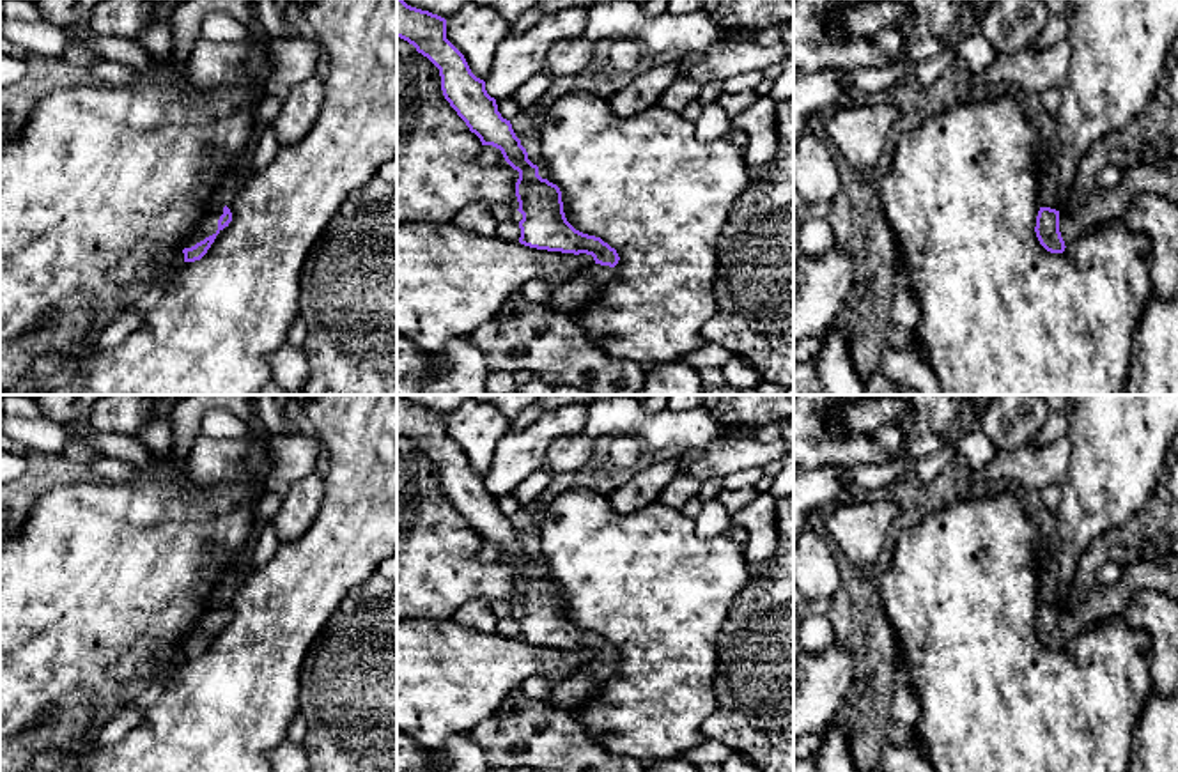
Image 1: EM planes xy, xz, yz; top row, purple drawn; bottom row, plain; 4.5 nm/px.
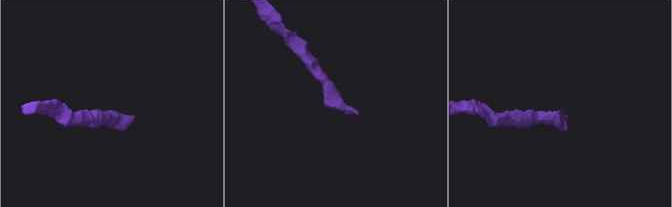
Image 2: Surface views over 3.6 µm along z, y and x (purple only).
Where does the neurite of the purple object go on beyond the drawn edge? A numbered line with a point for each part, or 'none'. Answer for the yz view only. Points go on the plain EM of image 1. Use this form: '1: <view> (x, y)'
1: yz (1102, 601)

